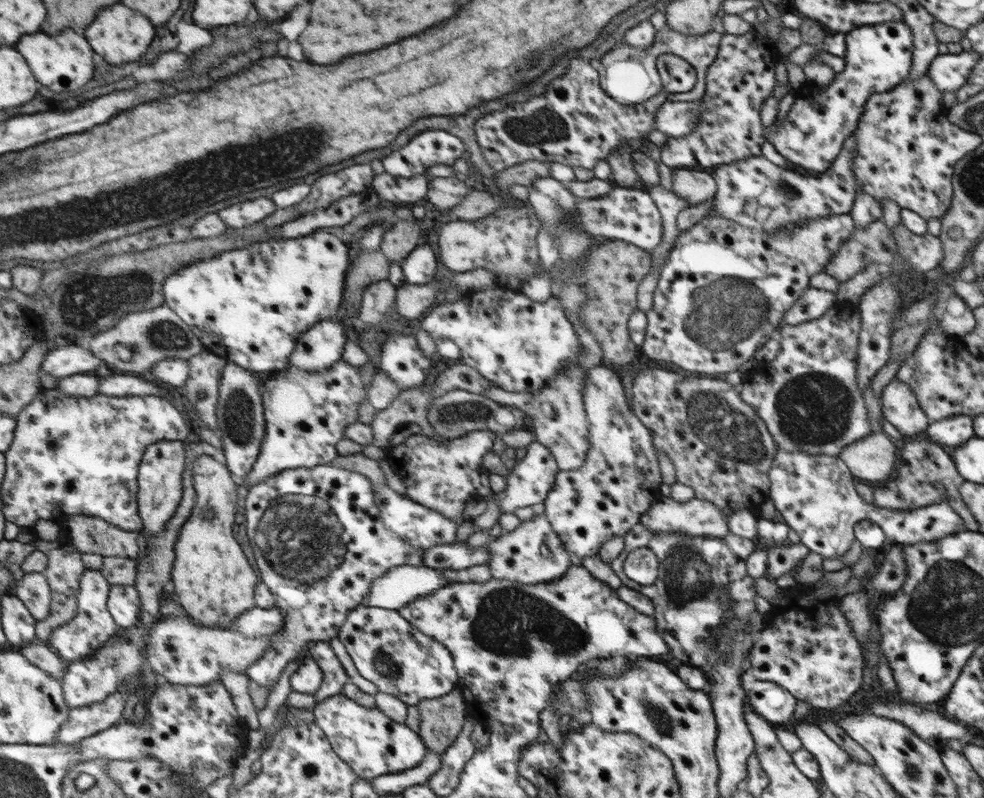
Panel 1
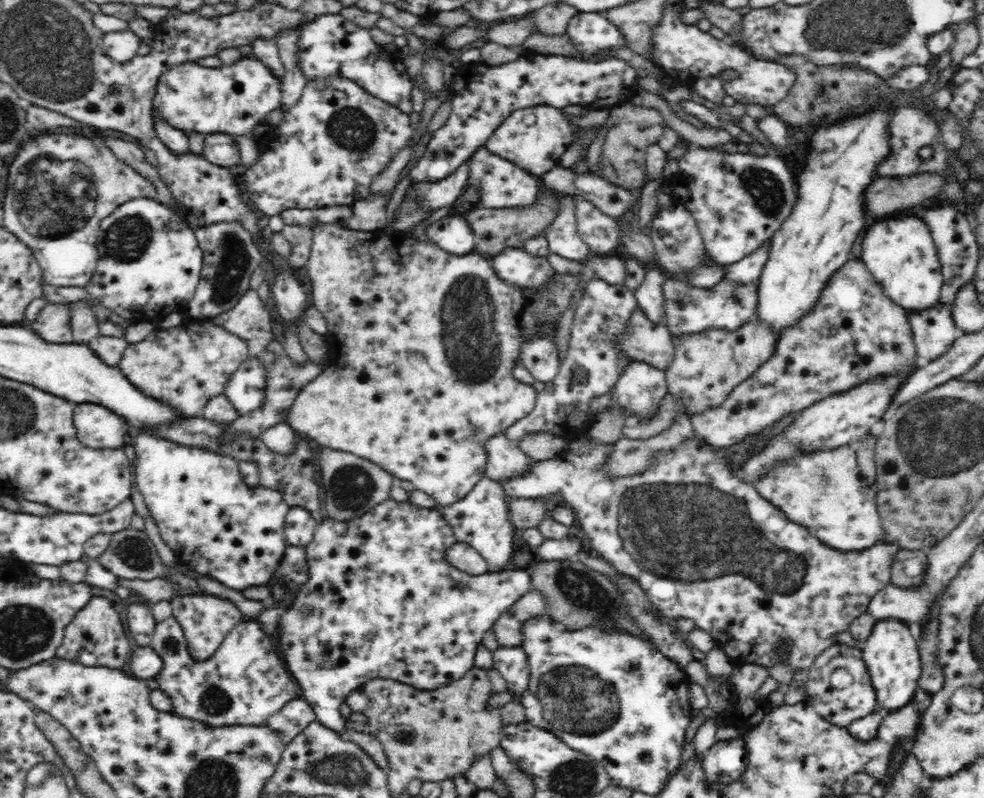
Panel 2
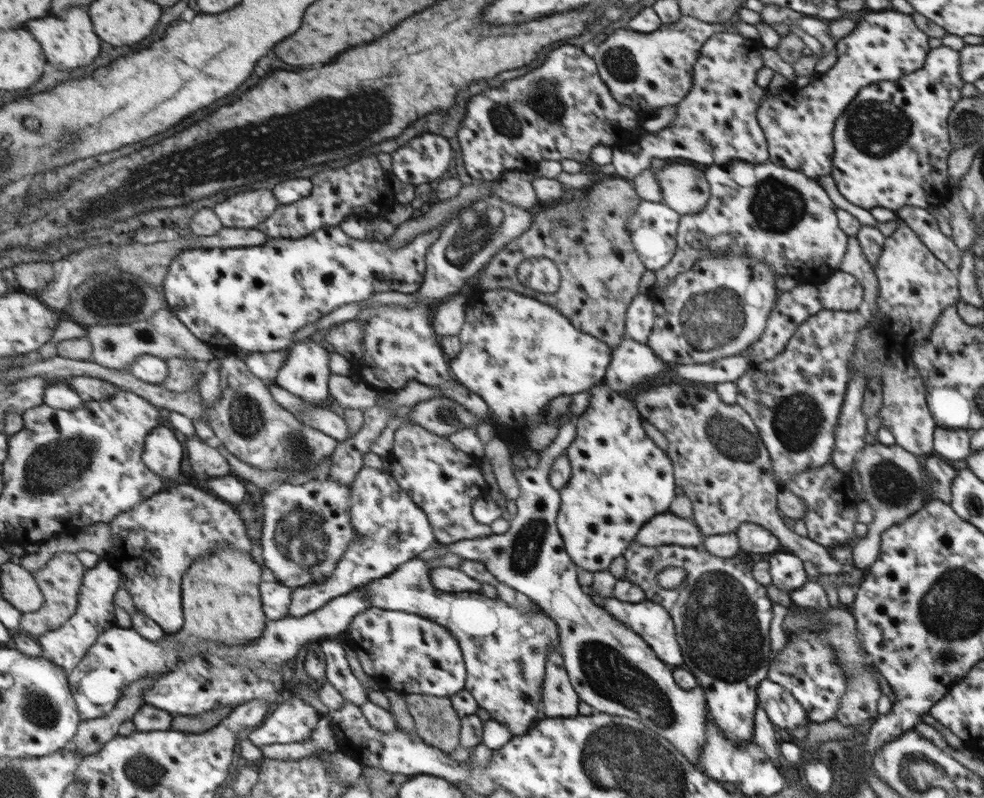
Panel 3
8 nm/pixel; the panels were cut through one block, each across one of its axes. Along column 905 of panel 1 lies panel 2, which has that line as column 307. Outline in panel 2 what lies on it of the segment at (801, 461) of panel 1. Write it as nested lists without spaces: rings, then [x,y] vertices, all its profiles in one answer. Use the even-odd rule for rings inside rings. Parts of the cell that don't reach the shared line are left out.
[[[291,507],[285,516],[285,532],[288,545],[304,546],[313,539],[318,521],[305,509]]]

